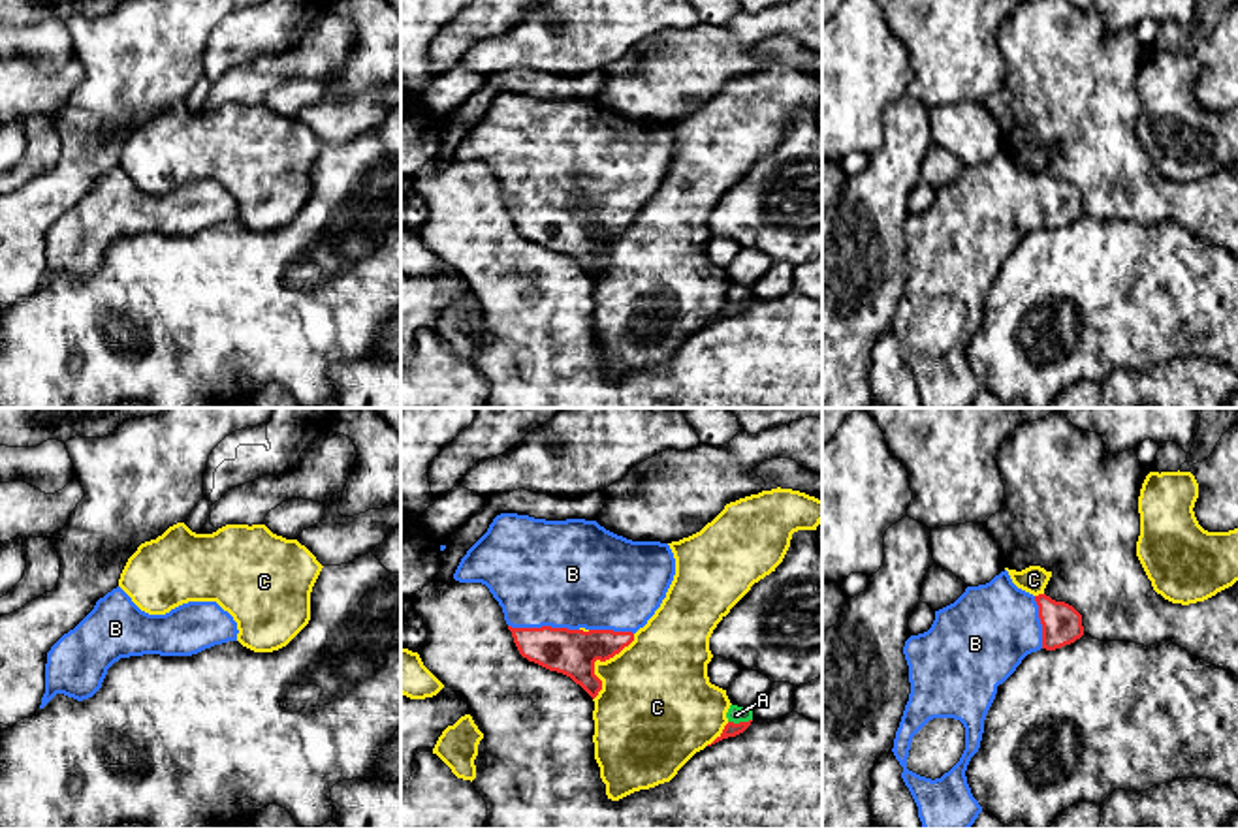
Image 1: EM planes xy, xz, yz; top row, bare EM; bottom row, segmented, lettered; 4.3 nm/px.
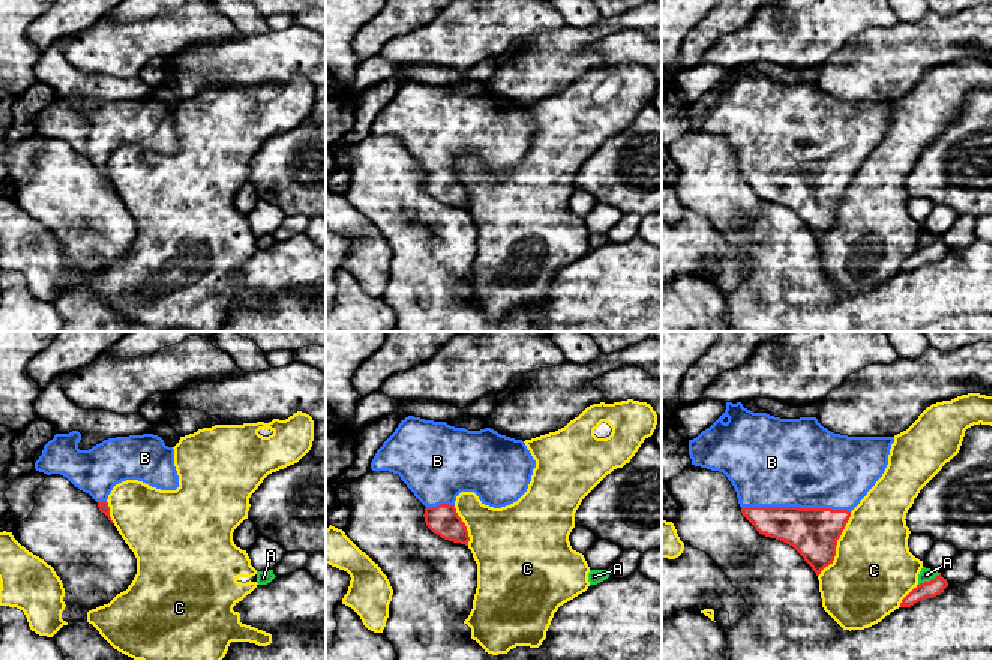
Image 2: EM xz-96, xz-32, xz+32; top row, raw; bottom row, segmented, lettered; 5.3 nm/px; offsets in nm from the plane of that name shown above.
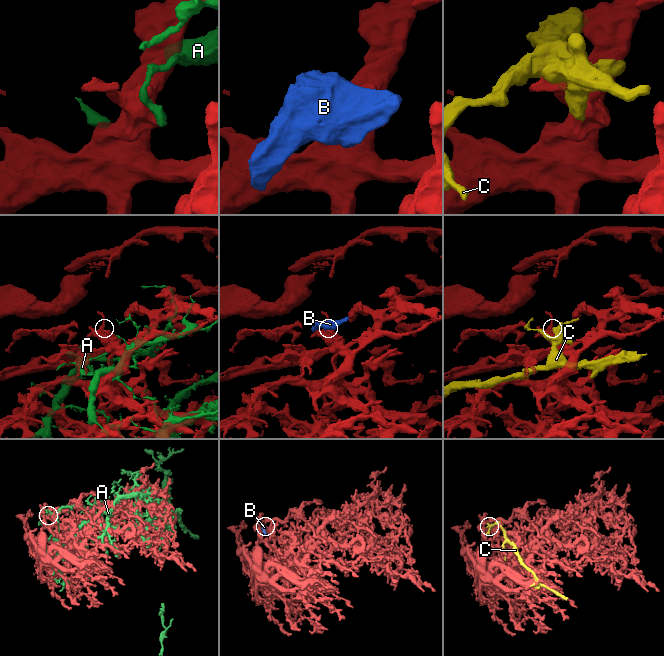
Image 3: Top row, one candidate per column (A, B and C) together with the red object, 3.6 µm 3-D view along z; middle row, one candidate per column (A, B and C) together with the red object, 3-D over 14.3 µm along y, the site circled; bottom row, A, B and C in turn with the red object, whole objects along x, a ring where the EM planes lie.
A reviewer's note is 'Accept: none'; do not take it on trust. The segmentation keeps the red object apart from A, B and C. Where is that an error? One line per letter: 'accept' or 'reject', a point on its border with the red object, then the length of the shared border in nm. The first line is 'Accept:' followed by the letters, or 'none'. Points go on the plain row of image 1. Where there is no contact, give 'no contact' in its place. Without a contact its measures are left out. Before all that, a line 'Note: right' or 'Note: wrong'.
Note: wrong
Accept: B
A: reject | xz (740, 301) | 110 nm
B: accept | xz (544, 205) | 300 nm
C: reject | xz (597, 237) | 340 nm

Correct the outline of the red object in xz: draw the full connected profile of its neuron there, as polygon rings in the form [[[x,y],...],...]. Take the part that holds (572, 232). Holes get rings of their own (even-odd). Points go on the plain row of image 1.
[[[500,92],[461,137],[453,158],[485,164],[502,186],[519,233],[549,250],[570,256],[595,278],[602,269],[602,259],[595,254],[595,241],[613,237],[634,220],[634,212],[647,203],[666,177],[674,154],[675,137],[668,122],[632,120],[606,109],[596,100],[546,100]]]

